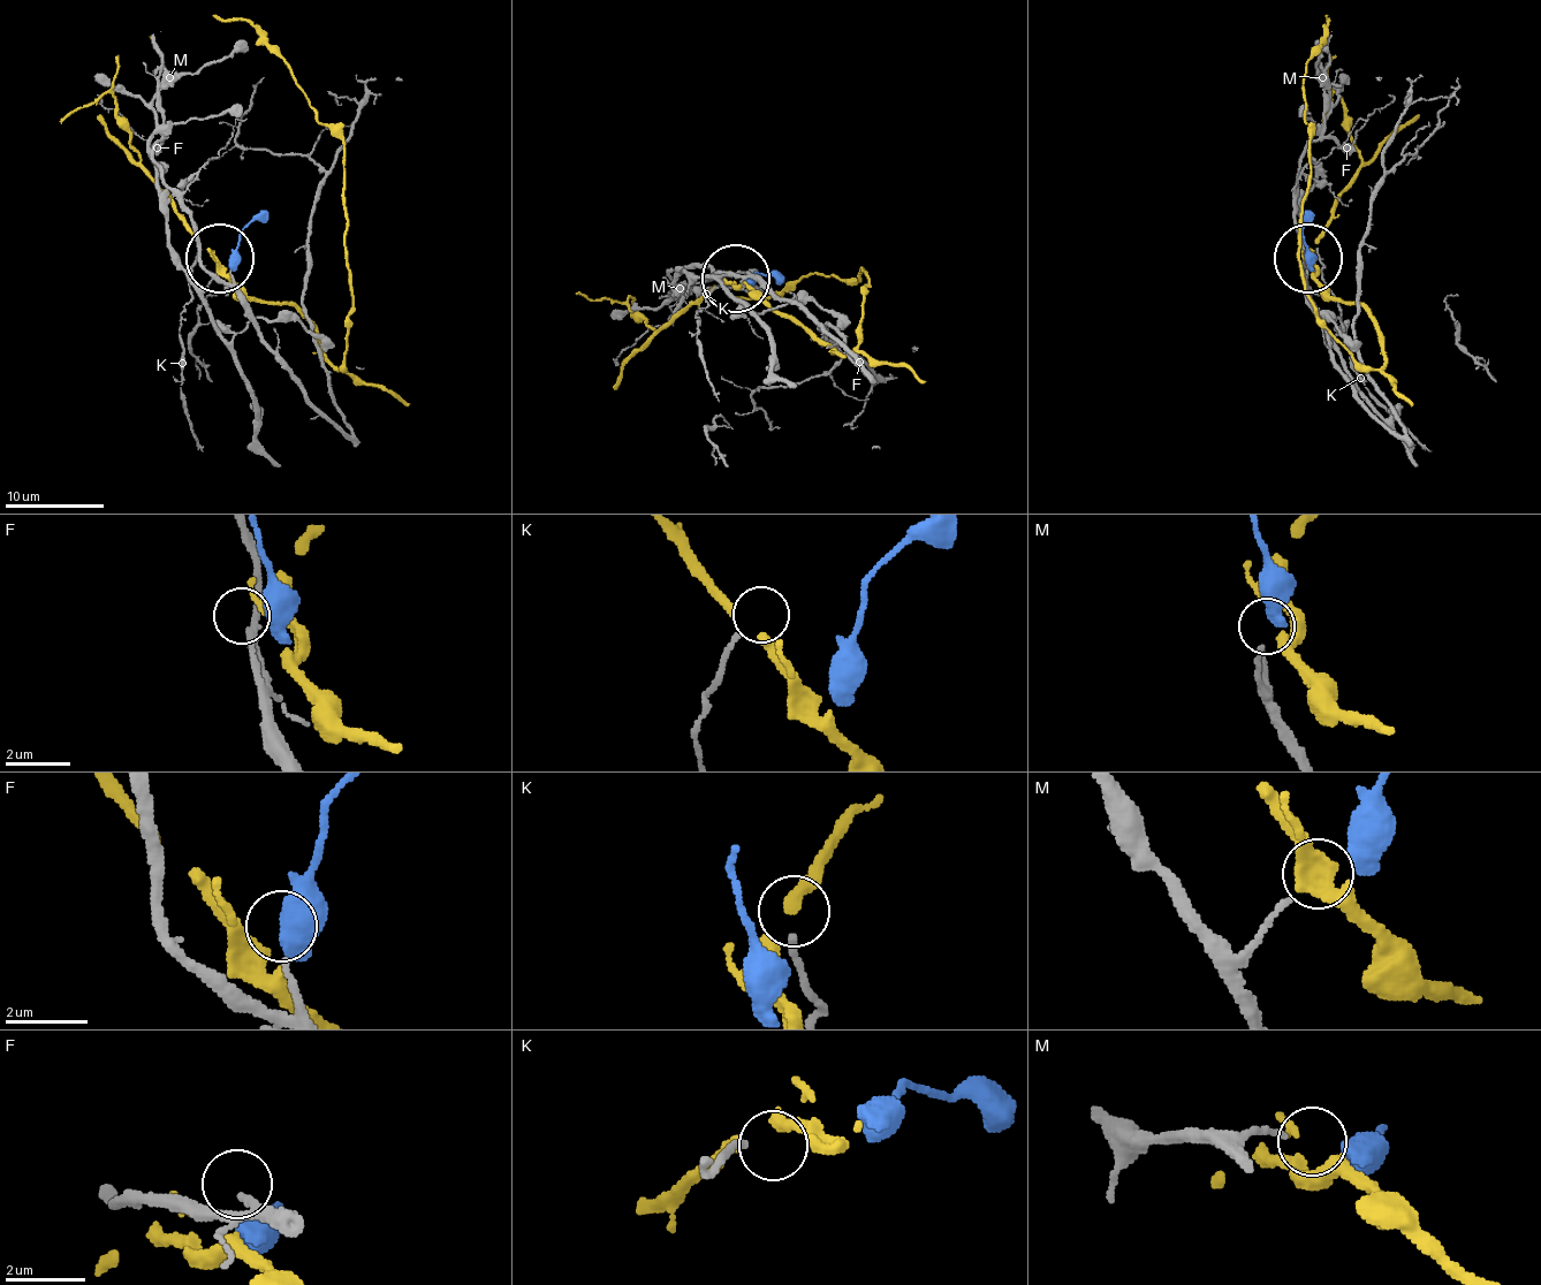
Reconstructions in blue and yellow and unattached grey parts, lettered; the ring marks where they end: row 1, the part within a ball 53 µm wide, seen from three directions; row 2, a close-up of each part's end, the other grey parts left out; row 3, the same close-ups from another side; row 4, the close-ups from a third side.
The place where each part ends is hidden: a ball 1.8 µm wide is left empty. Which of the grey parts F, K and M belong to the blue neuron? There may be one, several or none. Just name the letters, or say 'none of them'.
M

